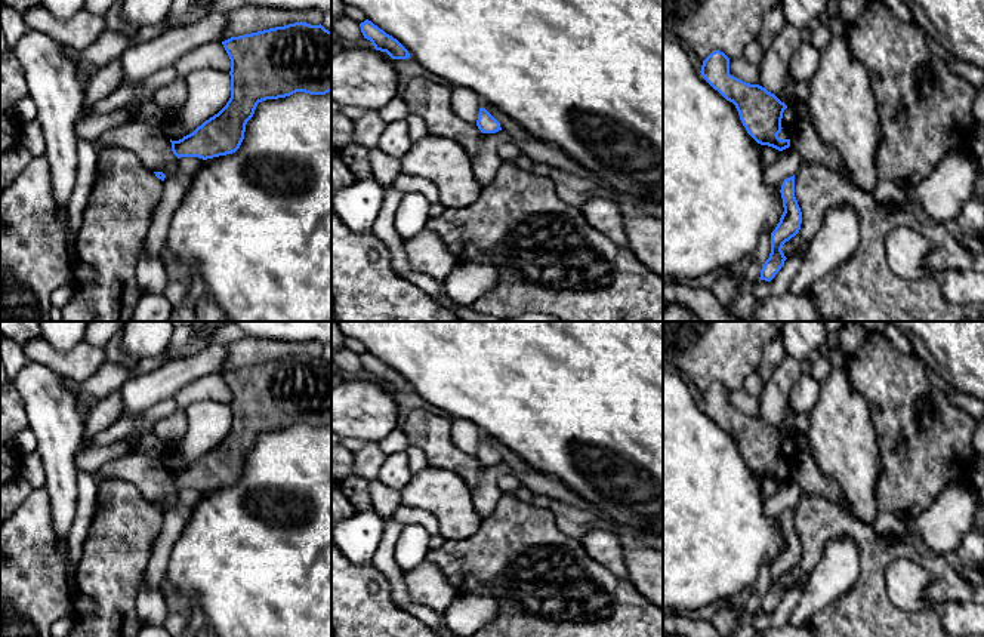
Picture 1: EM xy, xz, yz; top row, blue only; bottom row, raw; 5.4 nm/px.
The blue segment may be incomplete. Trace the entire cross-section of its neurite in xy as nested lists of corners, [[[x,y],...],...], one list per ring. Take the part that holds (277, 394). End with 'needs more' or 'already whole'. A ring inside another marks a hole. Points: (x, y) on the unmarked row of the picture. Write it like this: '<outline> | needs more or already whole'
[[[294,354],[222,373],[231,391],[231,430],[192,465],[172,473],[173,486],[203,492],[235,484],[259,434],[296,424],[331,424],[331,363]]] | already whole

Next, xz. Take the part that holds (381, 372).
[[[371,353],[360,356],[364,370],[370,372],[376,382],[386,384],[392,391],[410,390],[408,382],[392,367],[386,366]]] | already whole

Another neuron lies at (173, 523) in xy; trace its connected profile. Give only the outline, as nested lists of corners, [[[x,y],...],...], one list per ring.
[[[173,508],[164,510],[163,527],[152,544],[151,558],[144,573],[144,579],[151,590],[161,588],[166,579],[172,548],[181,536],[186,520],[188,517],[179,514]]]

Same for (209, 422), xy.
[[[200,400],[186,409],[186,433],[182,440],[167,446],[161,461],[172,473],[192,465],[206,452],[218,446],[231,430],[229,404]]]

